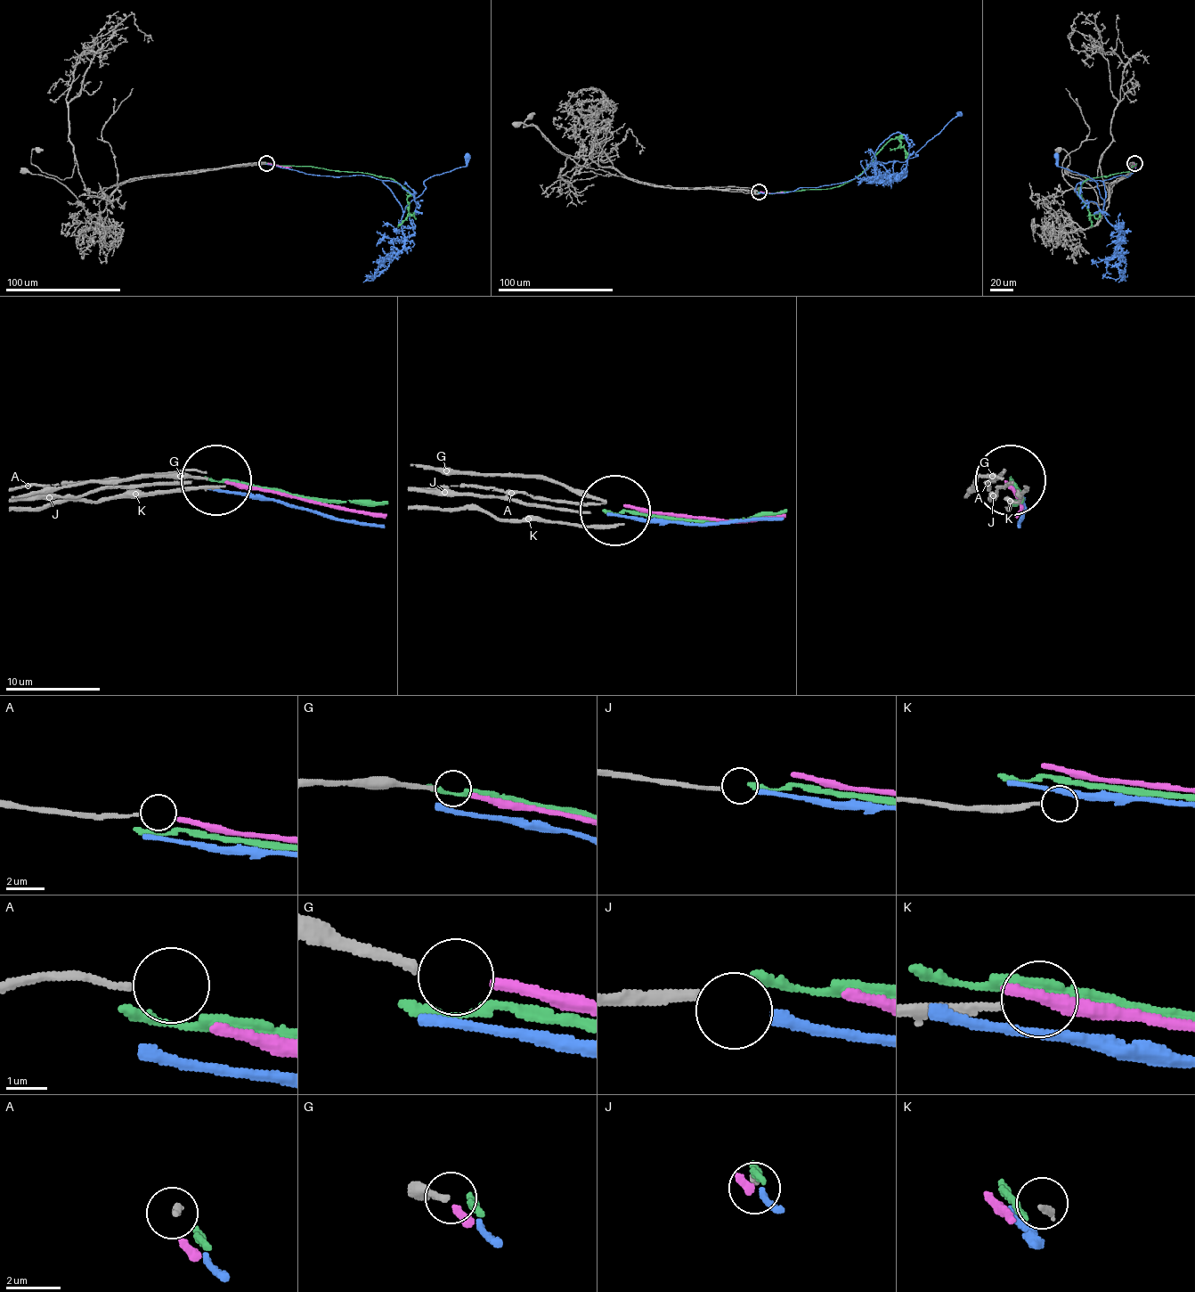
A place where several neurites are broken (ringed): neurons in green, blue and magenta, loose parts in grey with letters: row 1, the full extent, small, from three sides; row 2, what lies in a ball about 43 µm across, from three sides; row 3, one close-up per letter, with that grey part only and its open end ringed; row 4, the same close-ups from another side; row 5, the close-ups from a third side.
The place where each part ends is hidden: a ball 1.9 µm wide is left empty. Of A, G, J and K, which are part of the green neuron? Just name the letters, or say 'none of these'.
none of these

